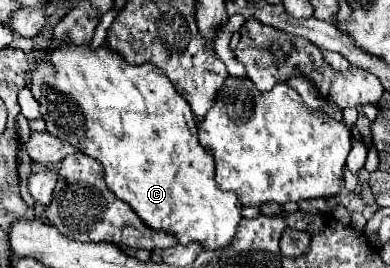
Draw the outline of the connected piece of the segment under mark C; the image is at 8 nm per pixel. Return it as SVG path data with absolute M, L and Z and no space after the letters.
M62 45L58 47L52 55L44 57L42 53L36 55L36 67L32 69L32 77L30 77L30 91L34 95L34 99L40 103L40 113L42 113L42 119L46 121L46 131L52 133L54 137L62 139L62 141L68 141L72 143L74 147L78 147L84 155L88 157L94 157L102 169L104 169L104 179L110 187L110 191L122 199L124 203L128 203L134 213L154 231L166 231L170 235L174 235L178 239L180 245L188 245L192 241L196 241L202 249L210 249L210 251L216 251L216 249L224 249L230 245L230 241L234 239L236 235L236 227L242 219L242 203L238 201L238 197L234 193L224 193L218 189L216 181L214 181L214 159L212 155L198 143L198 127L196 127L196 119L190 111L190 105L186 103L186 99L182 99L182 95L174 89L172 81L162 73L158 71L152 63L144 63L144 65L128 65L126 61L122 61L122 57L118 53L114 53L112 49L108 49L106 45L102 45L100 51L90 51L90 47L72 47L72 45Z

